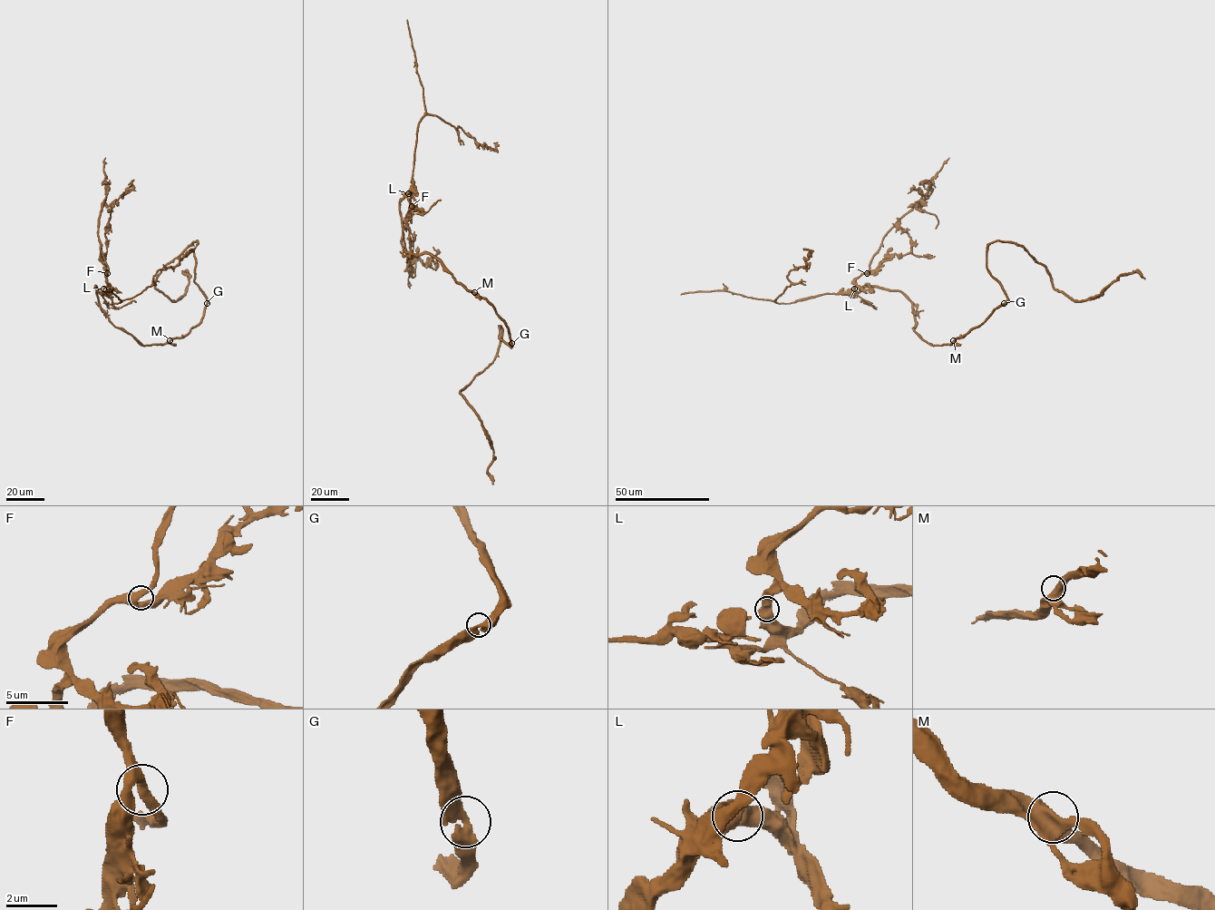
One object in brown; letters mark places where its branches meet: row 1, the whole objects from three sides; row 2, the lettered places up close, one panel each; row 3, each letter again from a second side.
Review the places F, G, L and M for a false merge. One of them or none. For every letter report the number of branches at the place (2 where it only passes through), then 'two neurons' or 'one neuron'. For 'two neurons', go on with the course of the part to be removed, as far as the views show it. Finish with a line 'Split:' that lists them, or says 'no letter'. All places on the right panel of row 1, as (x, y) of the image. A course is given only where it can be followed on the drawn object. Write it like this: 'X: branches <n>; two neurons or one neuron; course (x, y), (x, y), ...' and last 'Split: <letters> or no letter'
F: branches 2; one neuron
G: branches 2; one neuron
L: branches 2; one neuron
M: branches 2; one neuron
Split: no letter

